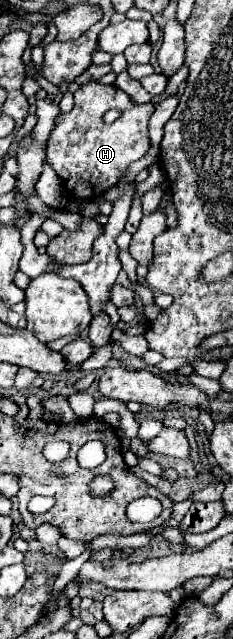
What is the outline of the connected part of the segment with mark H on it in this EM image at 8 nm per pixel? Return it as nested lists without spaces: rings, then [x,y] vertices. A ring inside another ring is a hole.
[[[89,82],[85,86],[81,86],[75,92],[75,106],[71,112],[61,112],[55,120],[53,132],[49,136],[47,142],[47,158],[49,164],[53,166],[53,170],[59,174],[59,178],[65,182],[67,190],[77,196],[77,198],[95,198],[101,196],[107,188],[115,186],[117,180],[123,176],[123,172],[127,170],[127,166],[139,158],[143,158],[149,150],[149,132],[147,132],[147,122],[151,118],[151,114],[155,112],[155,106],[151,102],[147,104],[137,104],[133,102],[123,90],[119,90],[117,86],[103,86],[99,82]],[[107,110],[121,110],[121,116],[113,122],[113,124],[105,124],[103,116]]]

